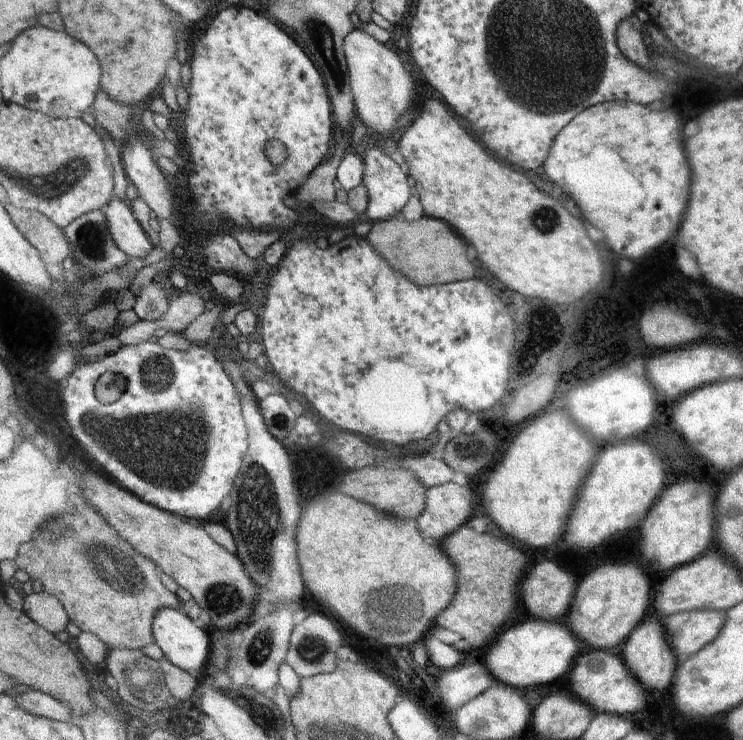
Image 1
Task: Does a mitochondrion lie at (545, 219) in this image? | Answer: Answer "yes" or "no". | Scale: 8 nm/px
yes

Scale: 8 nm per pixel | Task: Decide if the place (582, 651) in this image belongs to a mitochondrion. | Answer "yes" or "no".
no

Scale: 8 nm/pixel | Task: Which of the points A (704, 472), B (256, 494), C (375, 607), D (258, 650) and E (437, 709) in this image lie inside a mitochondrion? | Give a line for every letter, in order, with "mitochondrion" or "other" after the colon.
A: other
B: mitochondrion
C: mitochondrion
D: mitochondrion
E: other

